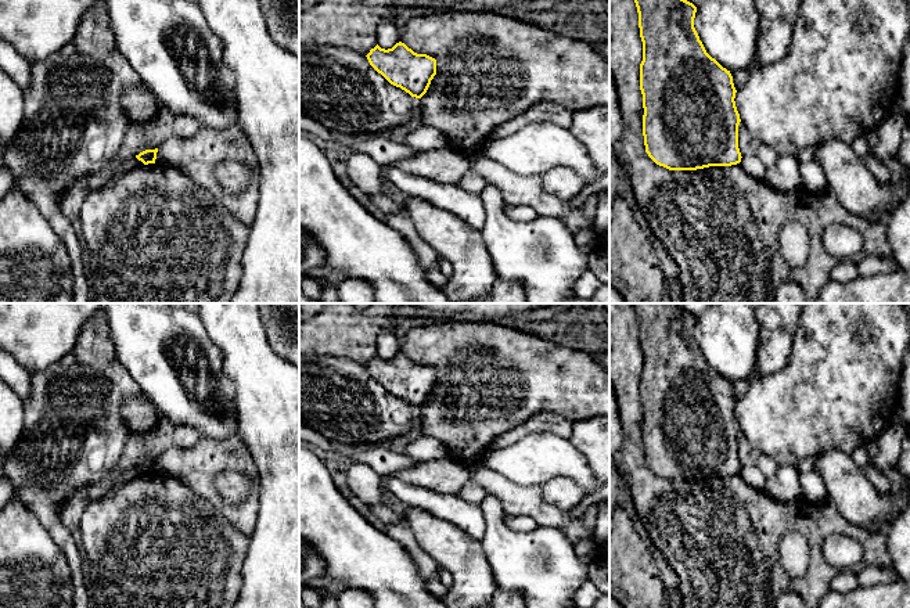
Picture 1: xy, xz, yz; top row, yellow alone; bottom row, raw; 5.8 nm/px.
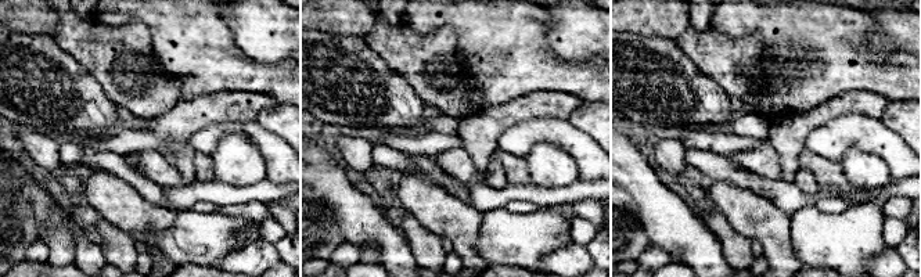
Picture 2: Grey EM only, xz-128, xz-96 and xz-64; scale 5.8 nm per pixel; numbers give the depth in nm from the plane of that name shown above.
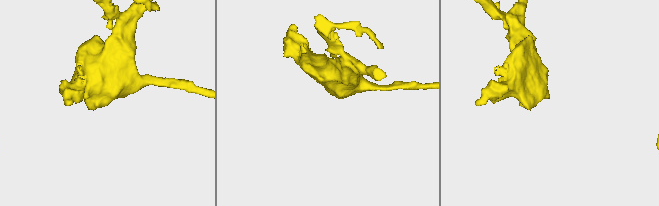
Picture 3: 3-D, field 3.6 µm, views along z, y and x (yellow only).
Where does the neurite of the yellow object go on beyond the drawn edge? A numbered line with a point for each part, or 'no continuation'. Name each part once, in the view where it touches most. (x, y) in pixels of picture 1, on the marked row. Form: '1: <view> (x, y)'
no continuation

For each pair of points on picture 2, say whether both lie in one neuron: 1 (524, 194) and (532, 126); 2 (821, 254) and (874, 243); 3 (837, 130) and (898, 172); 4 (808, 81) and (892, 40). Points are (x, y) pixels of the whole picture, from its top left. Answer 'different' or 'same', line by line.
1: different
2: same
3: same
4: different

